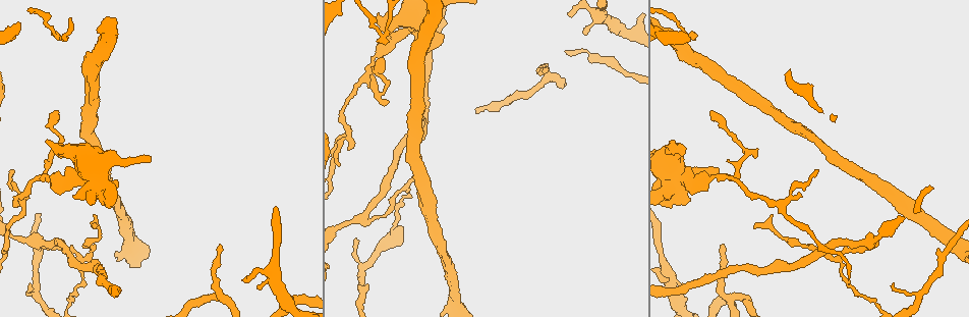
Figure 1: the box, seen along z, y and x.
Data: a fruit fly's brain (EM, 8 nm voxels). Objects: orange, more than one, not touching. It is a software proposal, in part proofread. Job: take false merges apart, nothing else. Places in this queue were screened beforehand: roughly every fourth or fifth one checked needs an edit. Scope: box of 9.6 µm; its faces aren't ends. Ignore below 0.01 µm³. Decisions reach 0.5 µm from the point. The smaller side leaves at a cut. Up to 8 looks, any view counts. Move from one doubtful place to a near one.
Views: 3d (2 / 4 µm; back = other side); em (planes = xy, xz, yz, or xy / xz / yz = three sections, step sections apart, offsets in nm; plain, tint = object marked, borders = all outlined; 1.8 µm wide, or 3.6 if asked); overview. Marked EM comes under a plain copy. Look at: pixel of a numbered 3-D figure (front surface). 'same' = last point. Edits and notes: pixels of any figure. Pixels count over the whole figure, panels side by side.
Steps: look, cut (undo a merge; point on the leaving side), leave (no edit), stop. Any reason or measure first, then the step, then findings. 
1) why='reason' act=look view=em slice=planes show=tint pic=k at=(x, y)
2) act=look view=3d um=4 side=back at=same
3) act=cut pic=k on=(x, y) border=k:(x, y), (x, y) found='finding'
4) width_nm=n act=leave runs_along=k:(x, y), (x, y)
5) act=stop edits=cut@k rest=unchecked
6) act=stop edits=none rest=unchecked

why='calibre changes' act=look view=em slice=planes show=tint pic=1 at=(720, 126)

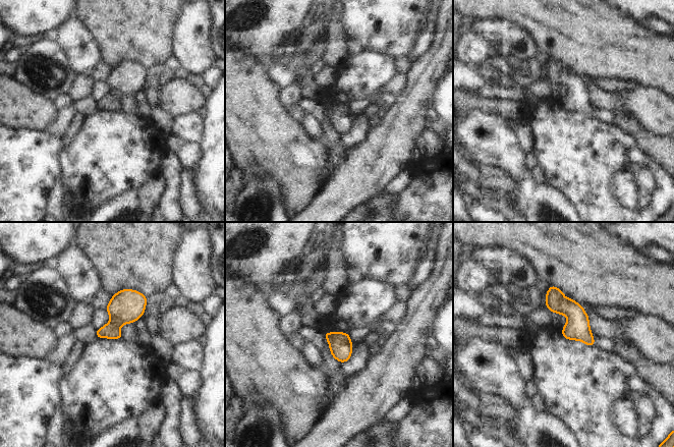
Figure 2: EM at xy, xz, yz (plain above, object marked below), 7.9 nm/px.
width_nm=140 act=leave runs_along=2:(552, 288), (592, 343) found='all the same cell'

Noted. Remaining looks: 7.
why='sharp bend' act=look view=em slice=planes show=tint pic=1 at=(780, 204)

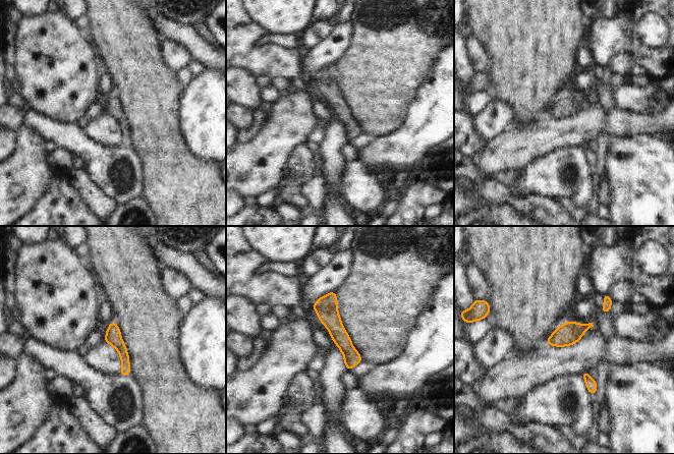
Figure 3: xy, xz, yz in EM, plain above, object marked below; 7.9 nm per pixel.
act=leave found='continuous, no second cell'

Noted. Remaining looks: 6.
why='three arms meet' act=look view=3d um=2 pic=1 at=(40, 242)

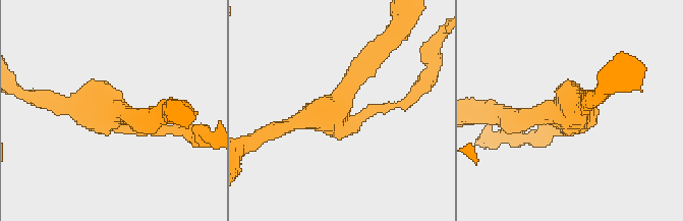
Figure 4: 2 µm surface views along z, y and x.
why='need the tissue' act=look view=em slice=xz step=16 show=tint pic=4 at=(112, 116)

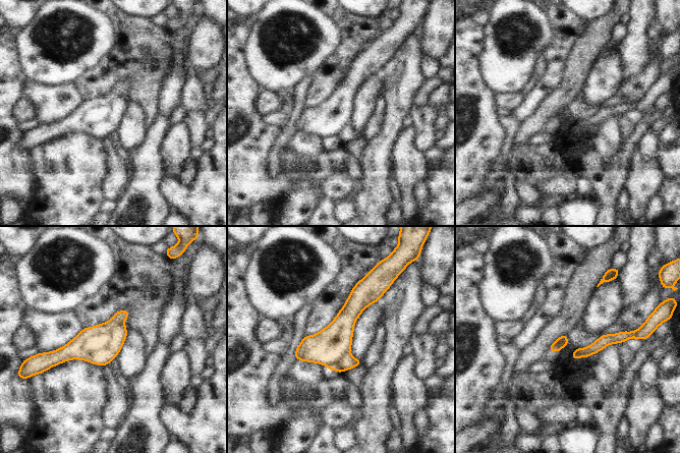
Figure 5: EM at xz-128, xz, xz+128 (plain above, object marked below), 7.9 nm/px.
act=look view=em slice=planes show=borders at=same

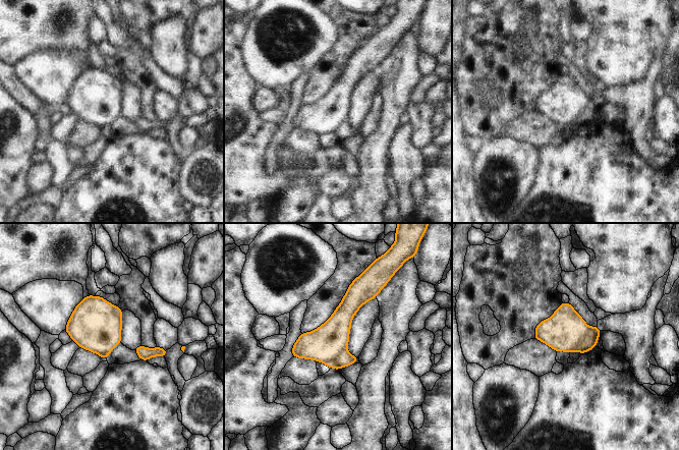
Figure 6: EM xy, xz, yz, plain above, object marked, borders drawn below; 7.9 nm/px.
width_nm=300 act=cut pic=6 on=(589, 340) border=6:(590, 327), (573, 350) found='two cells meet here'

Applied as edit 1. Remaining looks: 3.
why='redraw' act=look view=overview

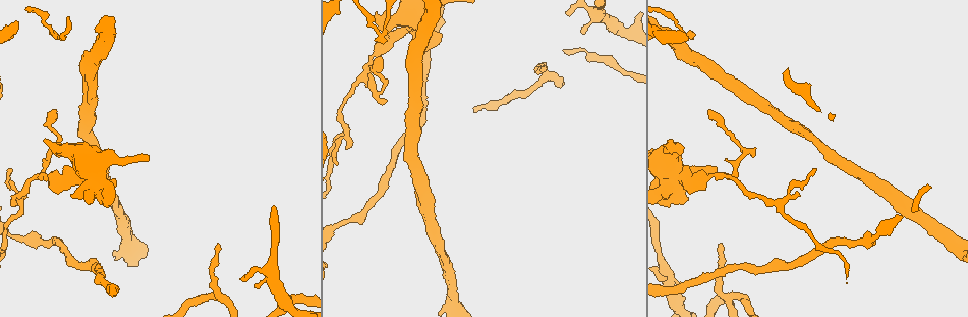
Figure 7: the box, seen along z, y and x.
why='calibre changes' act=look view=3d um=4 pic=7 at=(271, 272)

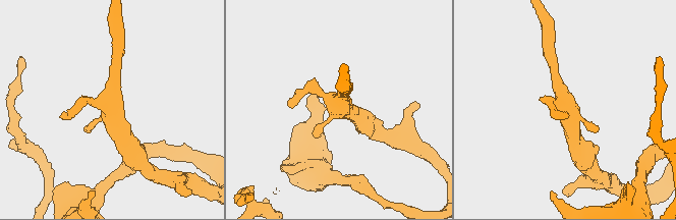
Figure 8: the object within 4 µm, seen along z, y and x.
act=look view=em slice=xy step=4 show=tint pic=8 at=(569, 109)

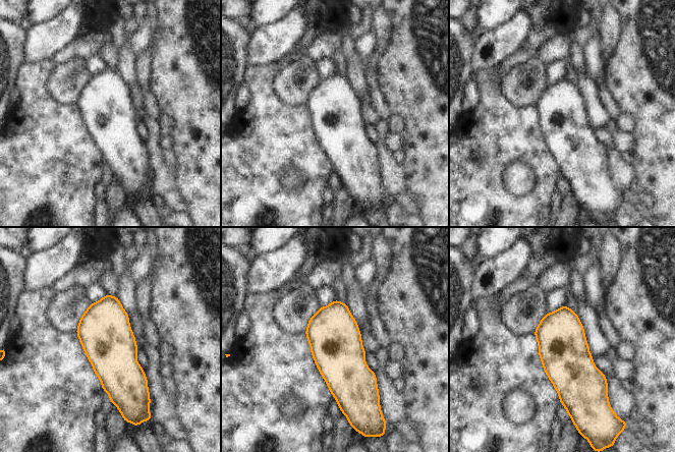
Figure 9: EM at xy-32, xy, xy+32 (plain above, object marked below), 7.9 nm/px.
width_nm=380 act=leave found='all the same cell'

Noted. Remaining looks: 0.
act=stop edits=cut@6 rest=unchecked

